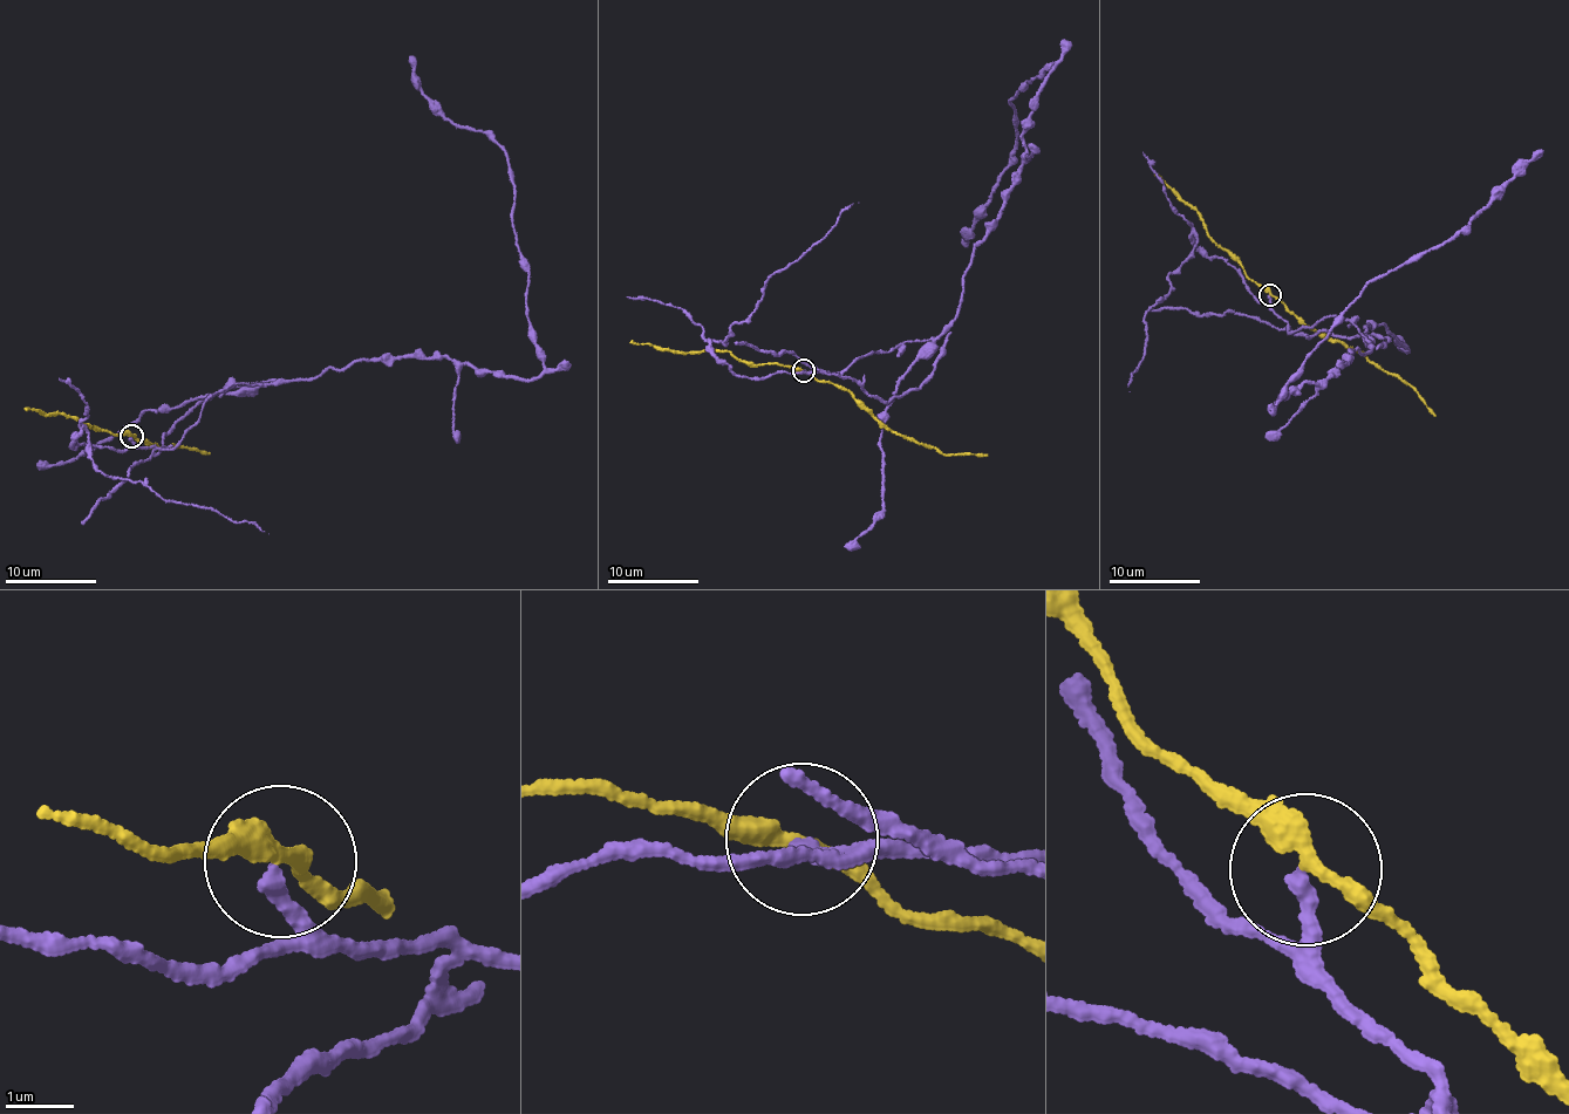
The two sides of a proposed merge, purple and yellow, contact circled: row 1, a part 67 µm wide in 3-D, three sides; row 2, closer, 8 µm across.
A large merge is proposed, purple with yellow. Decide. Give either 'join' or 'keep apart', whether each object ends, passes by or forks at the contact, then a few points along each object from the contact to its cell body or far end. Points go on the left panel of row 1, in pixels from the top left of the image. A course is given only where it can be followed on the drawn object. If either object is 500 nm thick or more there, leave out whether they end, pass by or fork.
keep apart | purple ends | yellow passes by | purple via (130, 436), (175, 448), (206, 397), (359, 360), (544, 370), (509, 159), (438, 111), (411, 56) | yellow via (130, 436), (158, 448), (176, 444), (209, 452)

